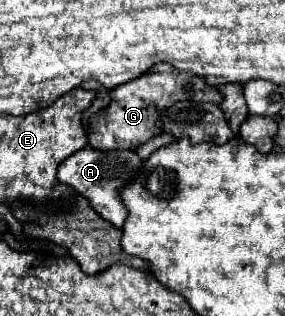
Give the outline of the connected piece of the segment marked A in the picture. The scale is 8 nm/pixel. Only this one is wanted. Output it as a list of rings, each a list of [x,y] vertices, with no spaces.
[[[86,147],[62,161],[57,170],[57,178],[60,183],[72,187],[76,193],[86,197],[94,211],[100,213],[100,217],[116,227],[122,227],[128,211],[120,199],[120,189],[138,175],[140,167],[142,159],[134,151],[98,151]]]

